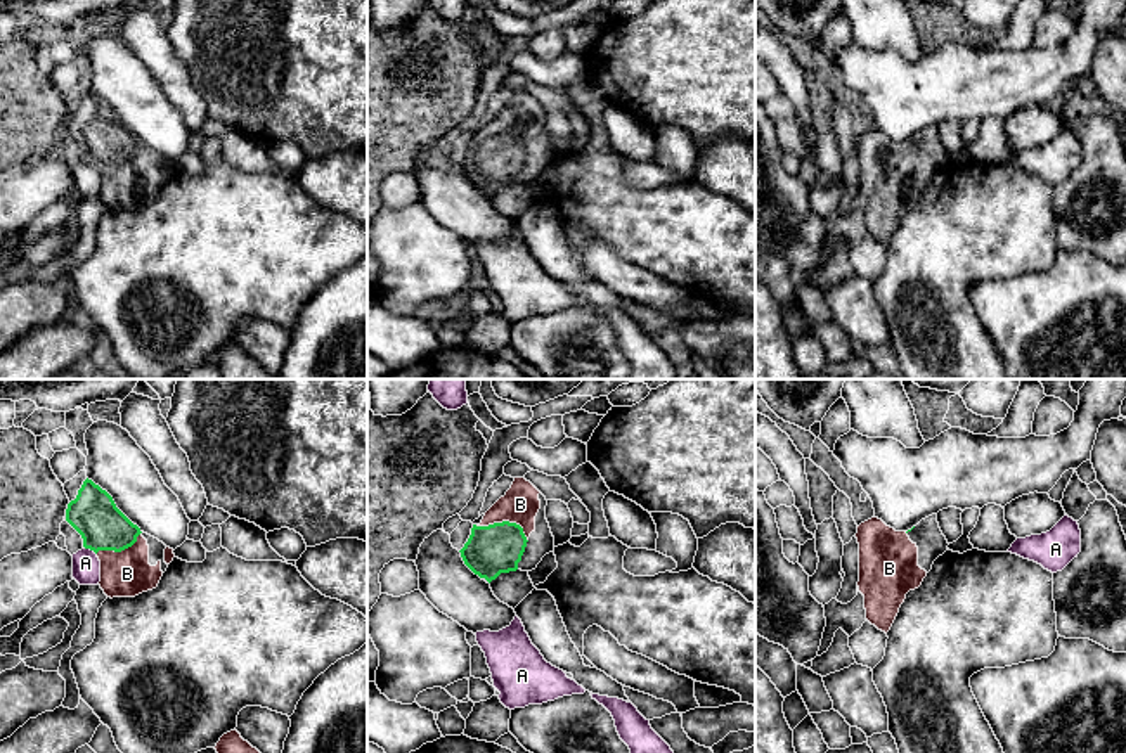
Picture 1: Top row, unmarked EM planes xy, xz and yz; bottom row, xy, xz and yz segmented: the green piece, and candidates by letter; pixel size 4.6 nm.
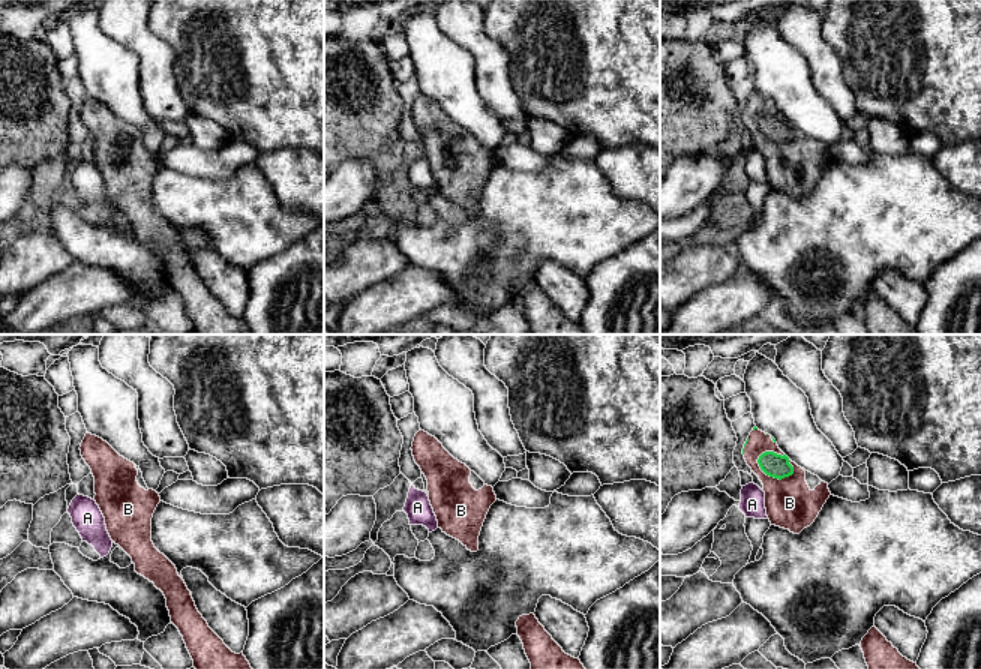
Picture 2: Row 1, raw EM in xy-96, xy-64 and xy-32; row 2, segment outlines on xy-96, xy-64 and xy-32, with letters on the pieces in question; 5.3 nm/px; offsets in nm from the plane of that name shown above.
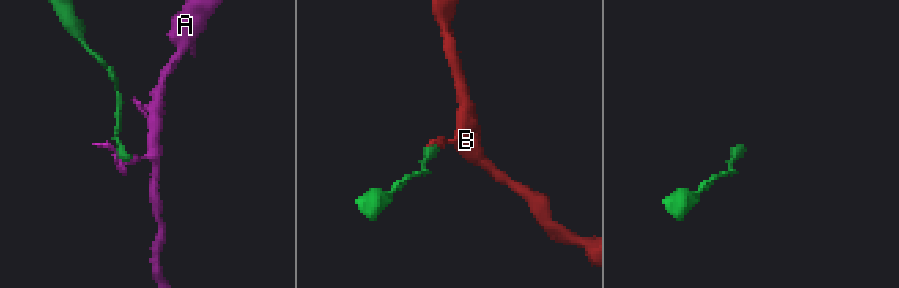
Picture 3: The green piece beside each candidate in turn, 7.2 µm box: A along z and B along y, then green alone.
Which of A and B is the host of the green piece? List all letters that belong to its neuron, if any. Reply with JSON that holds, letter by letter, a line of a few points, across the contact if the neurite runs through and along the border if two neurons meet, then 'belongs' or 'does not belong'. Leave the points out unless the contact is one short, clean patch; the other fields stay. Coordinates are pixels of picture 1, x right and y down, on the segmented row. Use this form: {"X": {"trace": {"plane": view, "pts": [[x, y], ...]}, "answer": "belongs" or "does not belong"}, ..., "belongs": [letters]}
{"A": {"trace": {"plane": "xy", "pts": [[84, 546], [96, 554]]}, "answer": "does not belong"}, "B": {"trace": {"plane": "xz", "pts": [[494, 549], [503, 535], [504, 521], [520, 504]]}, "answer": "belongs"}, "belongs": ["B"]}

